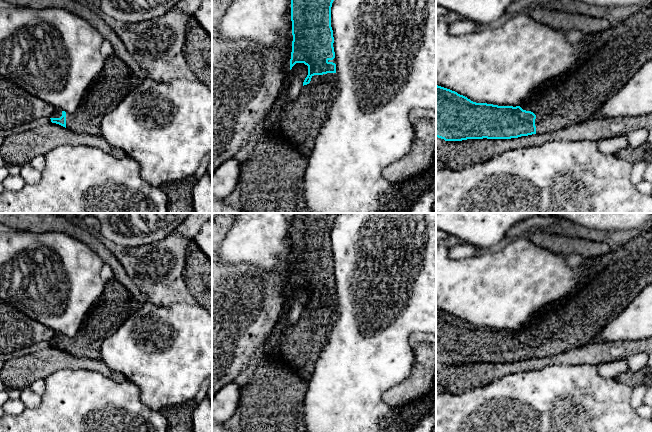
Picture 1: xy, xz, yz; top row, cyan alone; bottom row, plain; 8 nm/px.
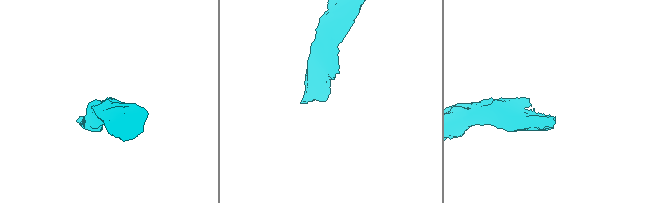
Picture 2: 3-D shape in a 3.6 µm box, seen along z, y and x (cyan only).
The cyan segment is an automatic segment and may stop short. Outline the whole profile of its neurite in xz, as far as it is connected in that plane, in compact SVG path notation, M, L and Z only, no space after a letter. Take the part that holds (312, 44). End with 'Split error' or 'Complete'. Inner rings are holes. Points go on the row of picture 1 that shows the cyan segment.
M291 0L292 52L290 70L296 63L308 66L308 75L303 82L299 96L294 101L284 99L280 92L264 126L286 138L298 151L309 157L316 137L327 120L329 108L337 93L337 74L334 52L334 37L331 27L331 7L334 0Z. Split error

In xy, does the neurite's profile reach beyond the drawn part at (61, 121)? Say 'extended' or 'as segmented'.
extended

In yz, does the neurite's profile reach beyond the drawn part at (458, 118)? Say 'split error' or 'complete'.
split error

